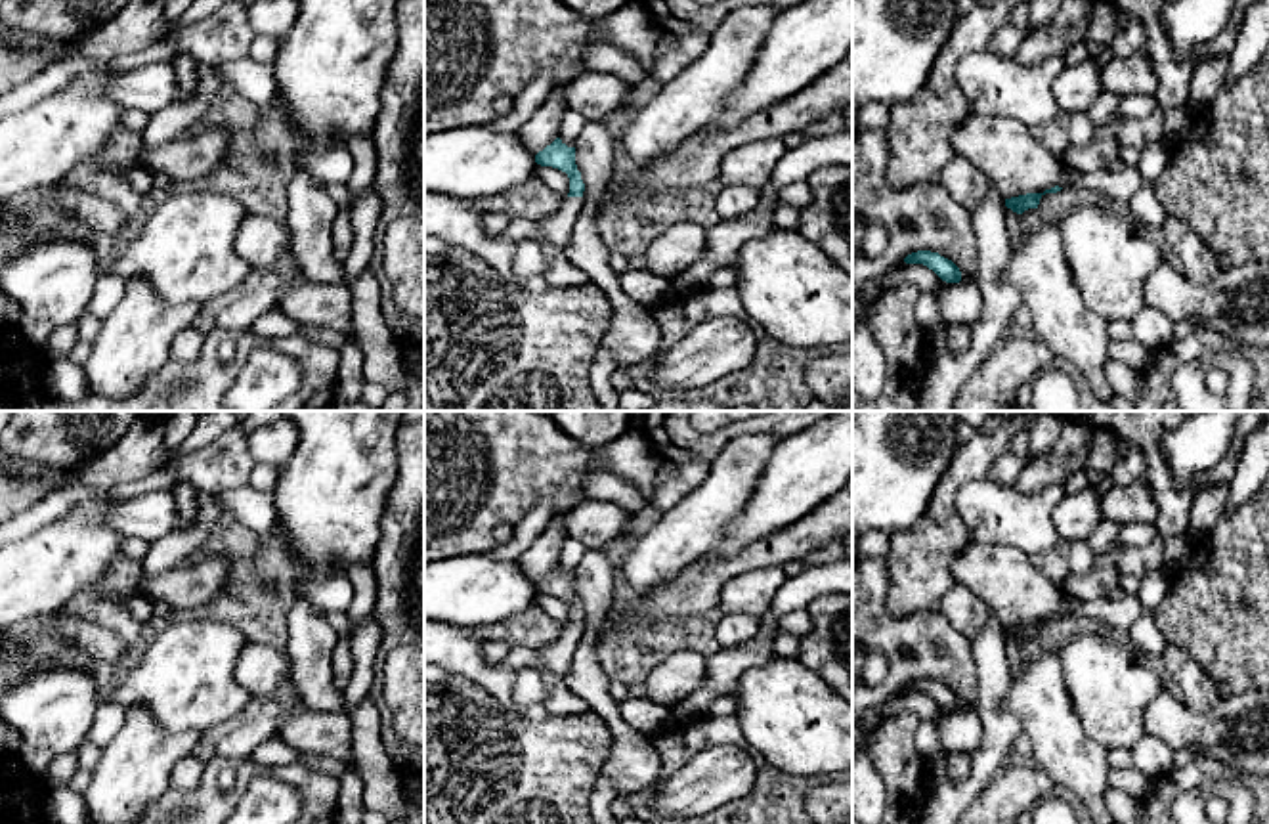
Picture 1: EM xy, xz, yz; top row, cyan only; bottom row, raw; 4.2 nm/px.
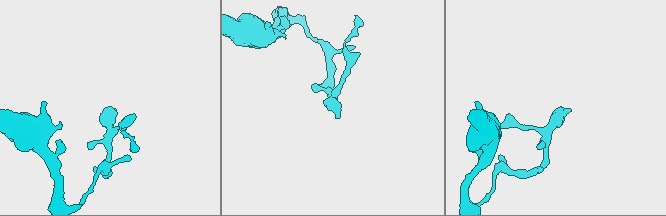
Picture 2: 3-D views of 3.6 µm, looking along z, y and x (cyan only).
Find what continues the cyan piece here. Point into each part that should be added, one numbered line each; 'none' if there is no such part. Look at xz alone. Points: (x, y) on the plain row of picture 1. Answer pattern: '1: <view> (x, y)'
1: xz (557, 658)

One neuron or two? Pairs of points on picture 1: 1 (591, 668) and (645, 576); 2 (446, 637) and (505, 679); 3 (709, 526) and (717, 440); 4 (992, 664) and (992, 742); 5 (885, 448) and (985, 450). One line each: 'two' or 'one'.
1: two
2: one
3: two
4: one
5: two

